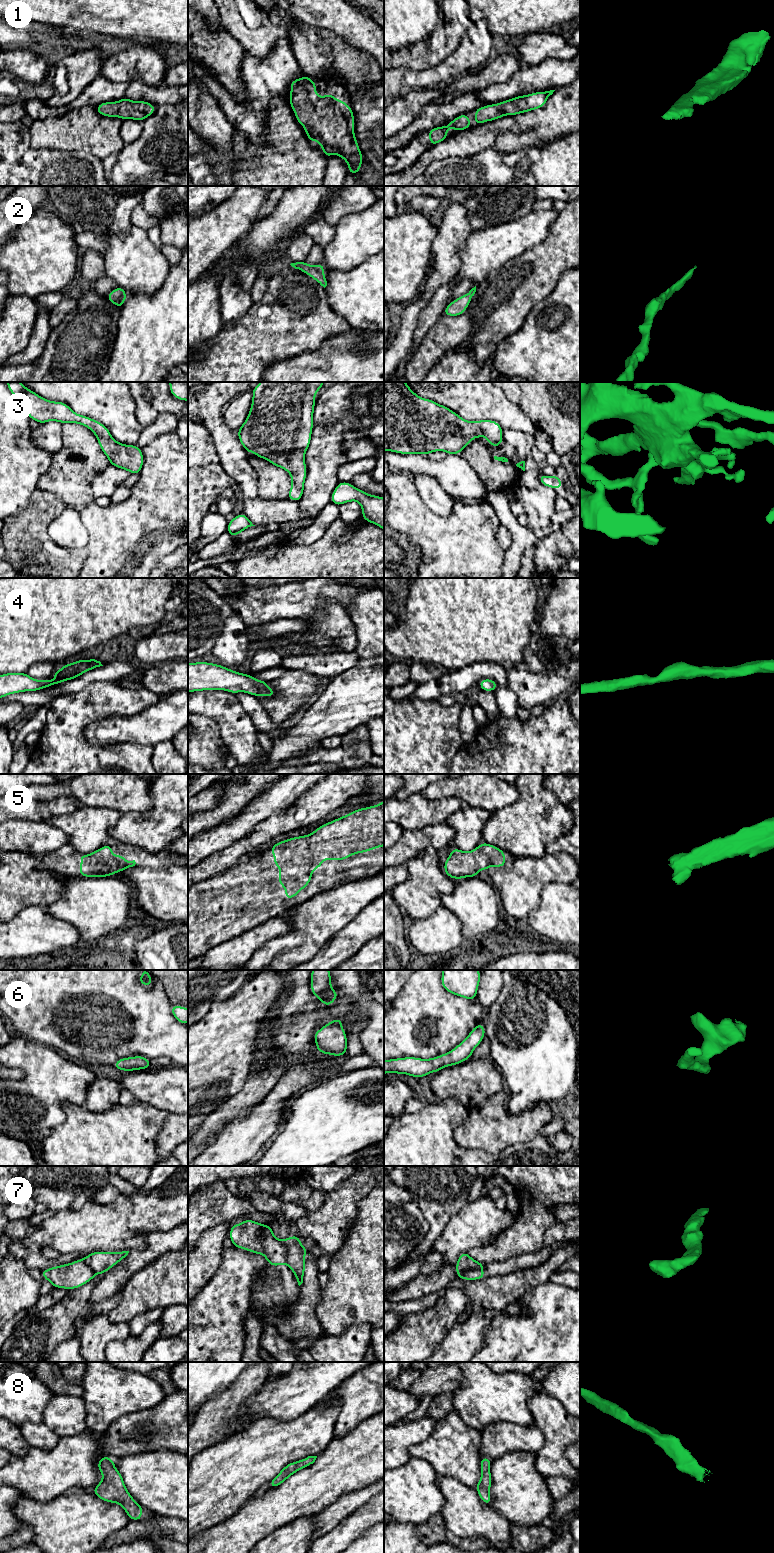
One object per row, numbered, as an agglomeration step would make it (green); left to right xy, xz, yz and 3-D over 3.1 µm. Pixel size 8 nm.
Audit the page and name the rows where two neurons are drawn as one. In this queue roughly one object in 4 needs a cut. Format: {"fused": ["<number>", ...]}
{"fused": ["7"]}

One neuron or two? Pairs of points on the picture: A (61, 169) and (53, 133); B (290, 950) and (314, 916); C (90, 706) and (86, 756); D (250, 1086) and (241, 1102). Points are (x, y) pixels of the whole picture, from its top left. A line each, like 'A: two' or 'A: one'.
A: two
B: one
C: one
D: one

